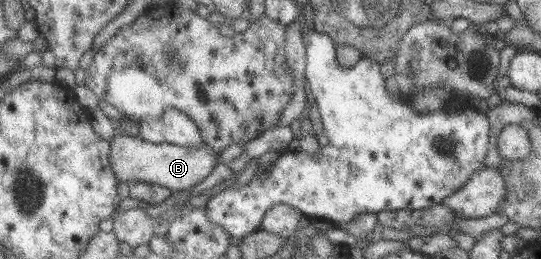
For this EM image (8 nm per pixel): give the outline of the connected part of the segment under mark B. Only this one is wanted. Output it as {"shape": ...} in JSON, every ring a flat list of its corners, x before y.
{"shape":[[119,131,108,141,108,163,118,183,140,181,157,184,171,191,183,191,204,180,216,165,215,153,205,143,196,148,184,148,168,143,154,144]]}

